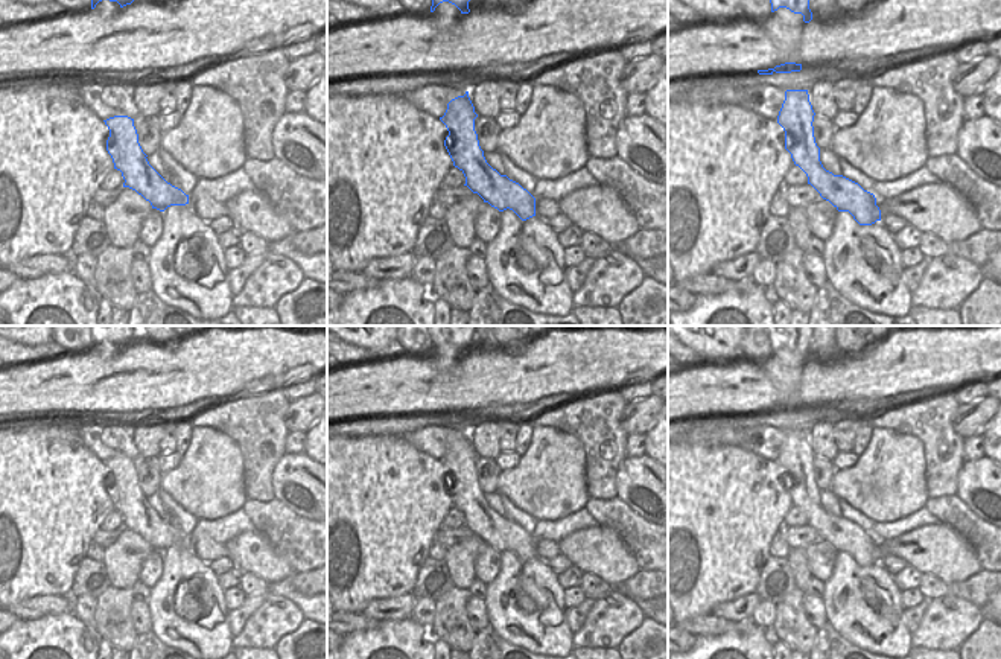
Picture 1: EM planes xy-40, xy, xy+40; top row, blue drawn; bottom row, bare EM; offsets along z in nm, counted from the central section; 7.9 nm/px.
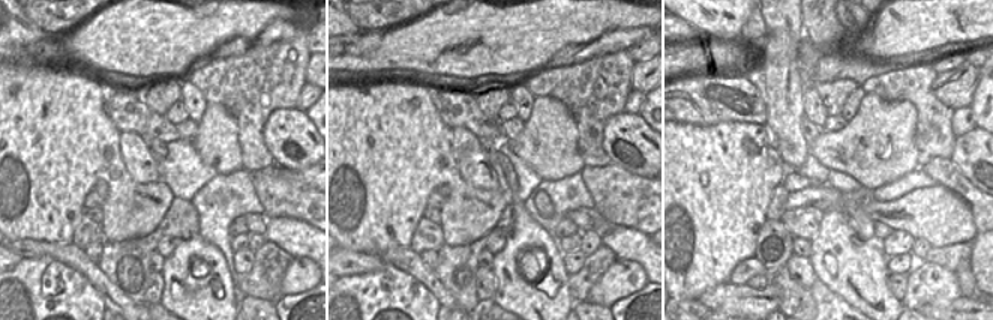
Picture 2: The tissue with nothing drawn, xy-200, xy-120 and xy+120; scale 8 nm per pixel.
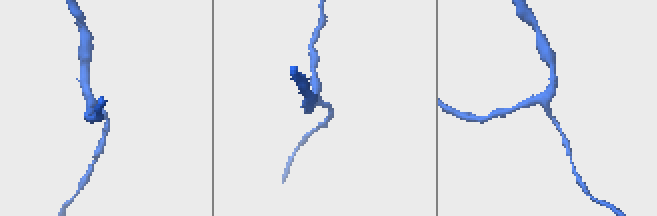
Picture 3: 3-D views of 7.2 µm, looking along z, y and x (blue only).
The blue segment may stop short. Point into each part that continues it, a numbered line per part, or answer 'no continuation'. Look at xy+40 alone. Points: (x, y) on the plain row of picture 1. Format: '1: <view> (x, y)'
no continuation

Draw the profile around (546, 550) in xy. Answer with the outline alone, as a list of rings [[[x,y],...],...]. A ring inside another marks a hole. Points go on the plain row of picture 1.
[[[535,540],[535,556],[543,560],[552,560],[560,554],[558,543],[552,540]]]

